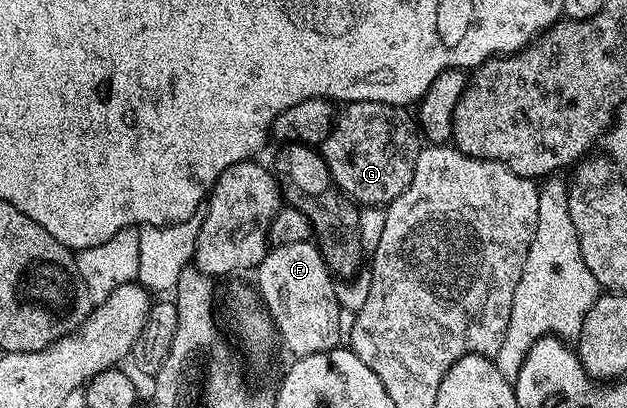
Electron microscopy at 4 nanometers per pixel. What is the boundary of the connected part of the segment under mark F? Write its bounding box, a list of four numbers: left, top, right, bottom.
[254,240,342,357]

